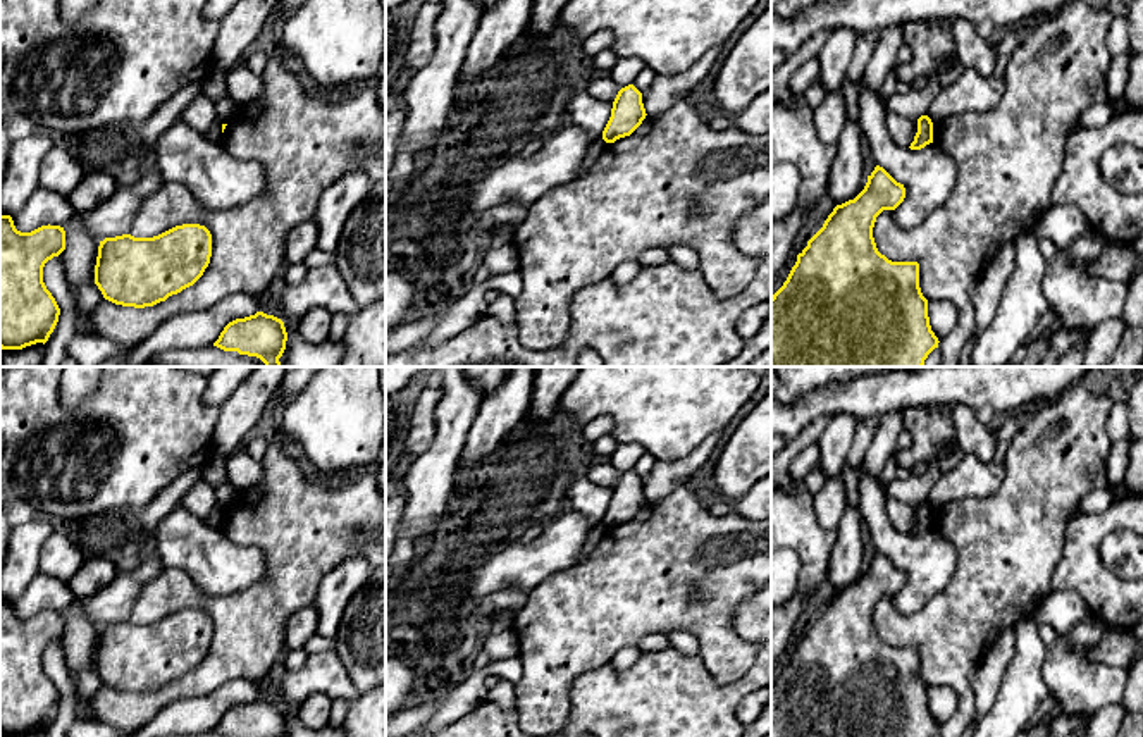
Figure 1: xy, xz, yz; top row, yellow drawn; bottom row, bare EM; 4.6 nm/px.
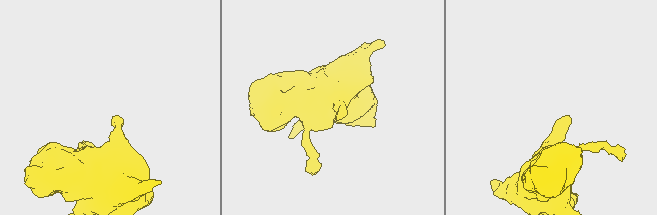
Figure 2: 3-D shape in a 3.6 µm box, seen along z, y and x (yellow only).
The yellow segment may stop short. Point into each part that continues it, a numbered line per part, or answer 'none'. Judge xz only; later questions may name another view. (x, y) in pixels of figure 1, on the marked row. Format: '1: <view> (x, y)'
none

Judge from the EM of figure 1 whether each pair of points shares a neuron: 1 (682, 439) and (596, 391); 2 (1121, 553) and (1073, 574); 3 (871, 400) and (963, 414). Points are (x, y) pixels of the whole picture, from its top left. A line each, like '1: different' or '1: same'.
1: same
2: different
3: different

